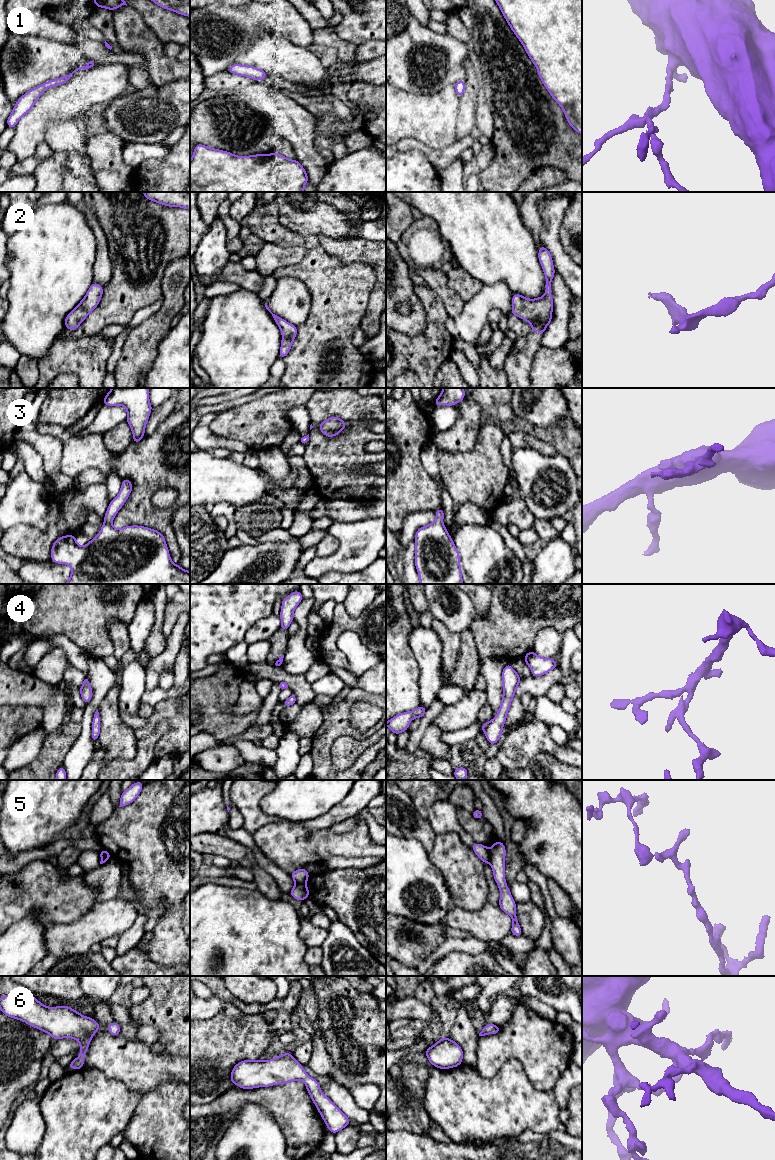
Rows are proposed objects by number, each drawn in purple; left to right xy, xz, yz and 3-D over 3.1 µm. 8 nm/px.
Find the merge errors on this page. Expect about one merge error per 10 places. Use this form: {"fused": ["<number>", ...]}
{"fused": ["5"]}

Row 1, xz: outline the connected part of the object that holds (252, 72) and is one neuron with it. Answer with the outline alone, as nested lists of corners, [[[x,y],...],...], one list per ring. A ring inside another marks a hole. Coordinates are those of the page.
[[[237,63],[231,65],[227,71],[232,74],[237,74],[252,78],[255,81],[261,81],[262,79],[268,76],[268,74],[265,71],[260,70],[256,67],[240,65]]]

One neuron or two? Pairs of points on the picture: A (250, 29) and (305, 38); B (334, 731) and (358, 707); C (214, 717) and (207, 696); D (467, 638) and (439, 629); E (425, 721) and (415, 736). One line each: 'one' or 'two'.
A: one
B: one
C: one
D: two
E: one

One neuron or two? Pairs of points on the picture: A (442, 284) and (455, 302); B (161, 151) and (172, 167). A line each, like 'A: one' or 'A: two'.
A: one
B: two

